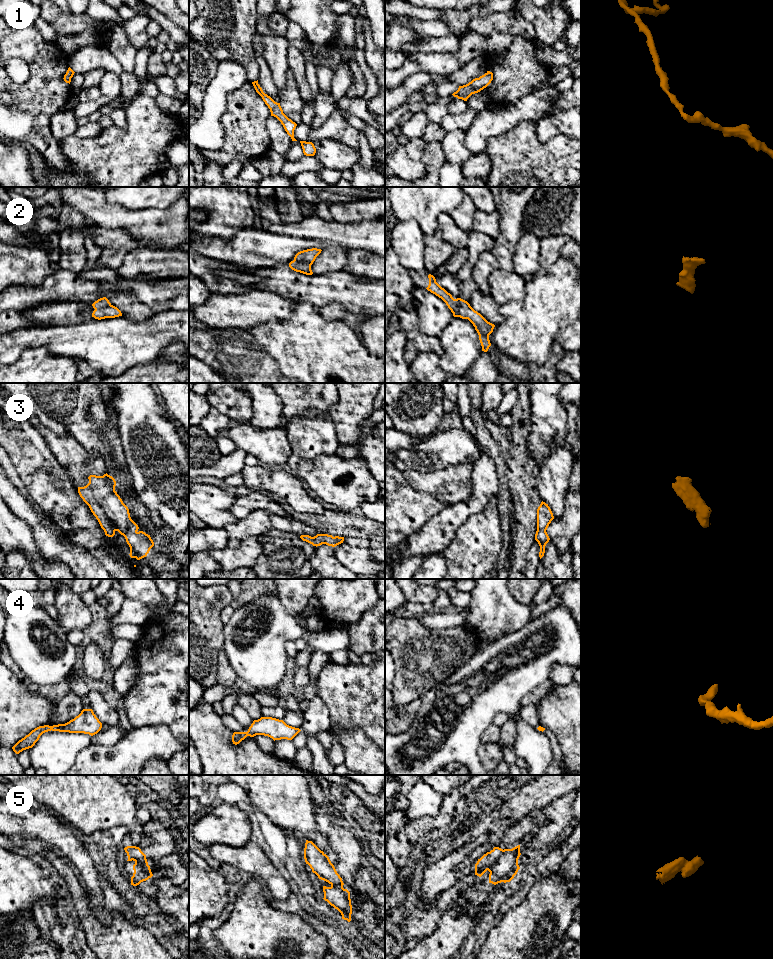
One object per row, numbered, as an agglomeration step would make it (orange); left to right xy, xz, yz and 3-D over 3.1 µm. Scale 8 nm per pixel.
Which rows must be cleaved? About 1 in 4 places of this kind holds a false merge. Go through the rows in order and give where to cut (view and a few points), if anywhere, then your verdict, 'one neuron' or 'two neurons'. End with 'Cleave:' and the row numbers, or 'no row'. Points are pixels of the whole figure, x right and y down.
1: no cut; one neuron
2: no cut; one neuron
3: no cut; one neuron
4: no cut; one neuron
5: cut in yz along (503, 850), (488, 870); two neurons
Cleave: 5

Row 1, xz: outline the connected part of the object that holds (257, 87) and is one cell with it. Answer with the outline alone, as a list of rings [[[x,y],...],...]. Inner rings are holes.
[[[258,80],[252,82],[256,92],[262,97],[265,104],[268,106],[271,112],[271,116],[276,117],[281,124],[283,125],[285,131],[287,134],[291,137],[292,141],[297,141],[294,138],[294,130],[297,126],[295,122],[293,122],[291,119],[289,119],[284,113],[280,106],[280,103],[275,102],[270,96],[265,94],[258,84]]]

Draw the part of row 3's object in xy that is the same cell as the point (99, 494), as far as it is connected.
[[[107,473],[90,475],[89,483],[78,487],[78,493],[98,520],[105,535],[113,537],[118,531],[130,547],[130,557],[140,560],[147,556],[154,542],[150,535],[139,531],[131,519],[128,507],[115,491],[116,481]]]

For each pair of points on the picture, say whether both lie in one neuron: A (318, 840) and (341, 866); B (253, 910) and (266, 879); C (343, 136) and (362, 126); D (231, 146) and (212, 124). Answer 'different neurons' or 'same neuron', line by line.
A: different neurons
B: different neurons
C: different neurons
D: different neurons

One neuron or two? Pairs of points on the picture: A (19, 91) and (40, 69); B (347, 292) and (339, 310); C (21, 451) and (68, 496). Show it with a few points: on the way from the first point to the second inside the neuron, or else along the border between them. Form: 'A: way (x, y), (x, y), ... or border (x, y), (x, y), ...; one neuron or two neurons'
A: way (26, 89), (39, 76); one neuron
B: border (318, 308), (324, 305), (340, 304), (348, 314); two neurons
C: way (33, 463), (56, 487); one neuron

